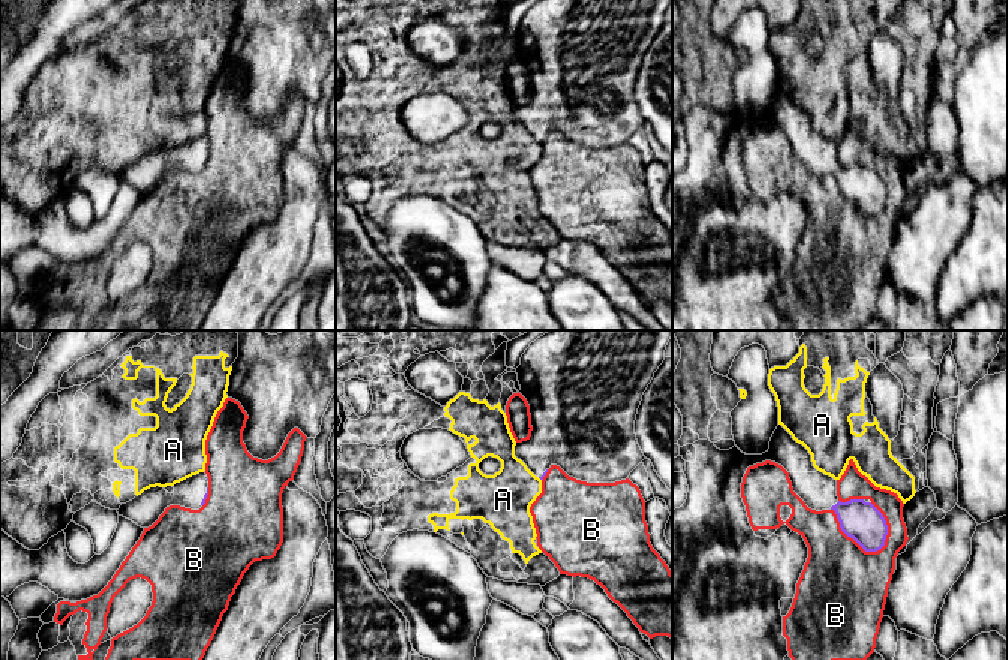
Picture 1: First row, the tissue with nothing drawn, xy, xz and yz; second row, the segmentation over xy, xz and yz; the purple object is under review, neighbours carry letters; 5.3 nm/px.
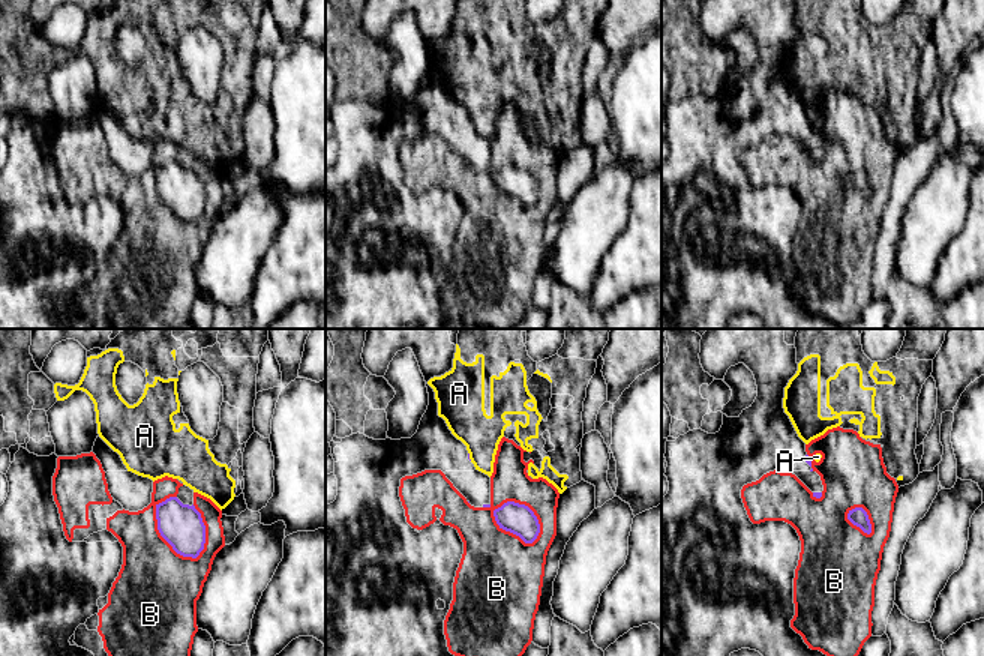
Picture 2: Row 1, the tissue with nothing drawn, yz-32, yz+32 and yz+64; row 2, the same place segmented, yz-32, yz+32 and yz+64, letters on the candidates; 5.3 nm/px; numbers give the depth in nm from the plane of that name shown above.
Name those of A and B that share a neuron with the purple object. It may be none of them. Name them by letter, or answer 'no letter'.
no letter

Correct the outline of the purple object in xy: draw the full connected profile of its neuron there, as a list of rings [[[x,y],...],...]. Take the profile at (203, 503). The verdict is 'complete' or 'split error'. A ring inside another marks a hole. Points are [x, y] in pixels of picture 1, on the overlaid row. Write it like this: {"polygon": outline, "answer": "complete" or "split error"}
{"polygon": [[[204,471],[174,486],[150,488],[132,501],[122,504],[117,513],[141,528],[148,528],[170,506],[200,510],[206,504],[208,495],[207,478]]], "answer": "split error"}

